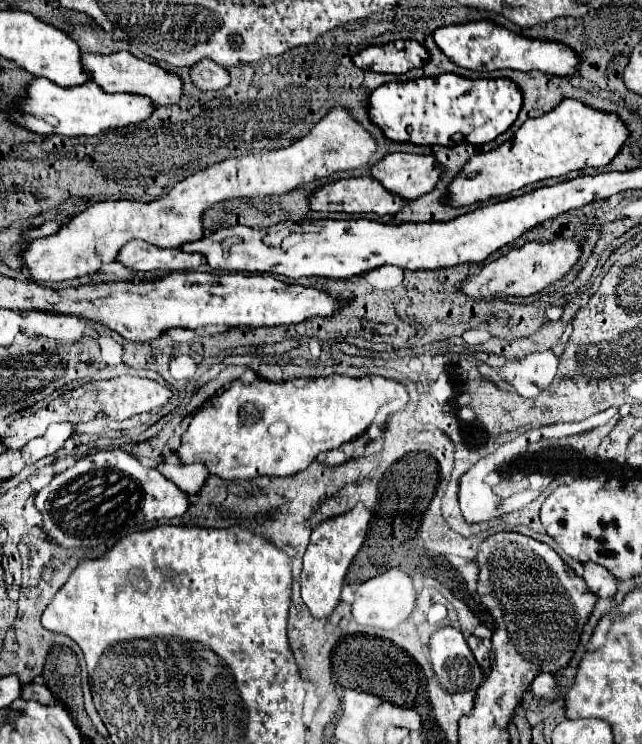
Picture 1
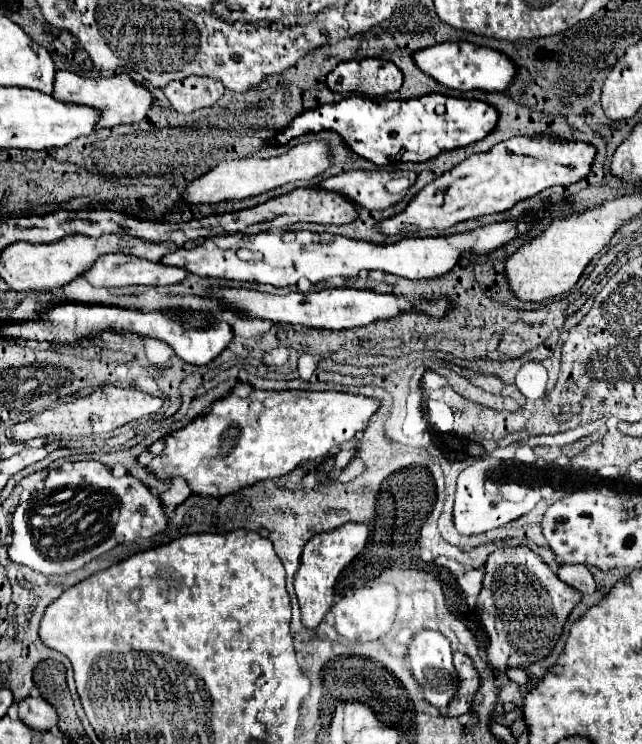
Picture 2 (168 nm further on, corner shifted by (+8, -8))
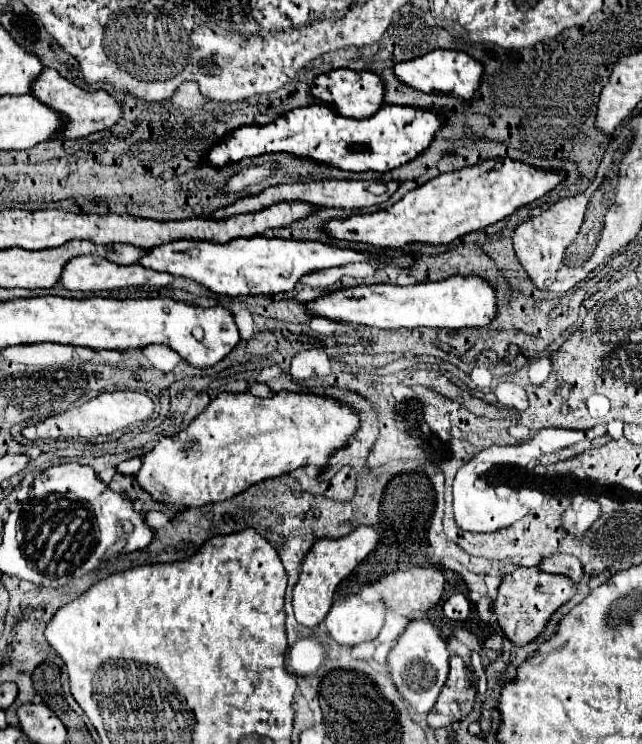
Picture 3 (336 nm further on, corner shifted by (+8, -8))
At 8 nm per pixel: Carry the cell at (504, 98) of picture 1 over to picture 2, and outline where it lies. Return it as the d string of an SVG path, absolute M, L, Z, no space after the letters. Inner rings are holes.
M442 94L422 96L420 100L370 100L364 96L348 96L338 104L318 106L298 114L284 132L272 140L274 146L282 146L296 136L332 130L340 134L344 144L358 154L360 158L386 166L386 160L400 162L426 162L438 156L444 150L452 150L458 146L468 146L472 142L482 140L492 132L492 124L496 122L496 110L488 108L488 104L480 100L462 100L450 98Z

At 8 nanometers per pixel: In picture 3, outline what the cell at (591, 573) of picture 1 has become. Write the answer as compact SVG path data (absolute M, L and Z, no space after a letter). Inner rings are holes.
M556 552L556 554L548 556L546 560L542 560L540 570L550 572L550 574L564 574L564 576L568 576L574 582L580 582L582 576L584 576L582 562L576 556L560 554L560 552Z

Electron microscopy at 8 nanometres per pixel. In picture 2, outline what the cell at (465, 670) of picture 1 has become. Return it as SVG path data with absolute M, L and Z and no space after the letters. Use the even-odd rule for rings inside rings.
M422 630L422 632L414 634L414 638L408 646L408 664L410 664L410 672L412 672L414 680L420 684L422 698L436 708L446 708L458 688L448 638L436 630Z

